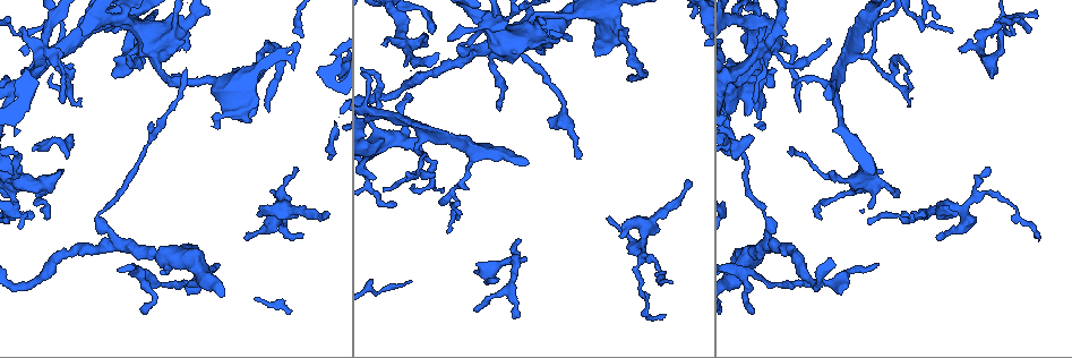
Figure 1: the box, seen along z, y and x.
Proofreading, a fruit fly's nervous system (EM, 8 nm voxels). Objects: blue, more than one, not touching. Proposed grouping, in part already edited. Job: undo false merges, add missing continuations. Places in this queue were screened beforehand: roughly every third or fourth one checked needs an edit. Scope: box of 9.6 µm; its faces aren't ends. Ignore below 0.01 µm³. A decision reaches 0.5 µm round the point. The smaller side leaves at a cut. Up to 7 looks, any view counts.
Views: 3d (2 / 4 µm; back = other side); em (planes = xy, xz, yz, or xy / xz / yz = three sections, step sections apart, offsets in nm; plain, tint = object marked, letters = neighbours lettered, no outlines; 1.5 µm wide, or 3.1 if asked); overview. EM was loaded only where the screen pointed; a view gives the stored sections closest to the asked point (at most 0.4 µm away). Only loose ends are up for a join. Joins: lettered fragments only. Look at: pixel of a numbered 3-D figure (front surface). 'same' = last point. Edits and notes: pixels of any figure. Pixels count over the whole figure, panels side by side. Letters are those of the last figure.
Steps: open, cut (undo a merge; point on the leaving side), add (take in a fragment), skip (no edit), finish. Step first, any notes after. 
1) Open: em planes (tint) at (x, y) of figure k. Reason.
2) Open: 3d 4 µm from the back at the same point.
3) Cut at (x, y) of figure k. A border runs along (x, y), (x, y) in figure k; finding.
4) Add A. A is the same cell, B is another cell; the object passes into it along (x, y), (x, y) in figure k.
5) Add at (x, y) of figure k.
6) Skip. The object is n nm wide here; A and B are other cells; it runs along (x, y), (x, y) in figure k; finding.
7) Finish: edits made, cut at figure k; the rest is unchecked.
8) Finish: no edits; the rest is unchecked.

Open: 3d 2 µm at (579, 159) of figure 1. Branch stops here.

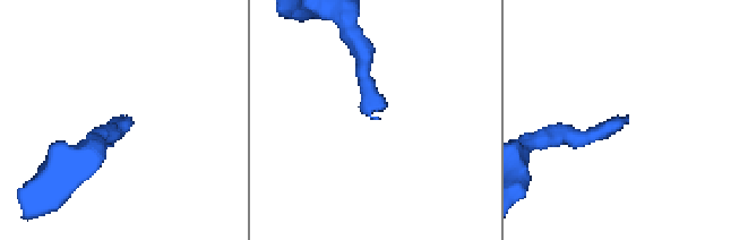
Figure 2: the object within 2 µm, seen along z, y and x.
Open: em xz step 8 (letters) at (126, 120) of figure 2. Need the tissue.

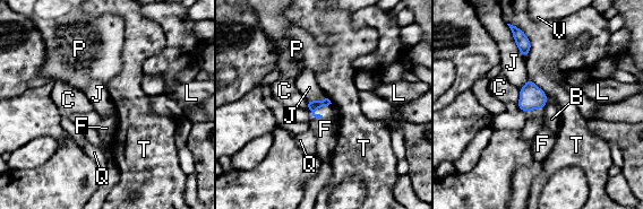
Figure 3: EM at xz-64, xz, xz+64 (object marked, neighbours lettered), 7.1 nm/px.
Add F. The longest contact is with J, 220 nm; F is the same cell, B, C, J, L, P, Q, T and V are other cells; the object passes into it along (311, 105), (319, 118), (325, 129) in figure 3; the neuron continues.

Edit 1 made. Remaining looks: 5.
Open: overview.

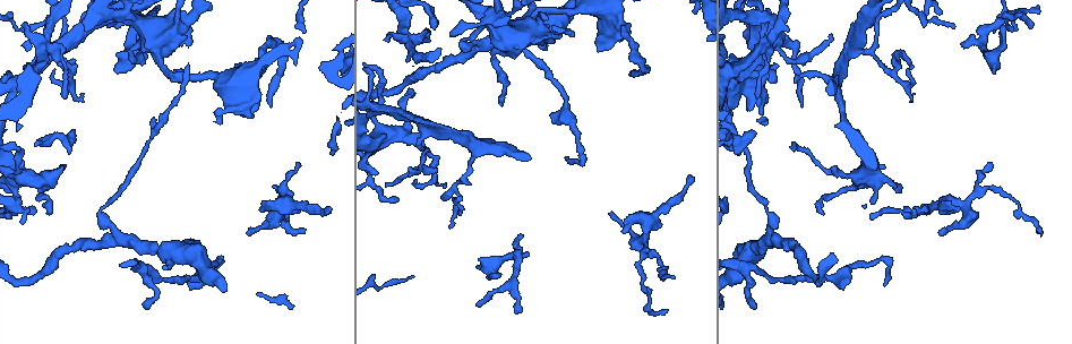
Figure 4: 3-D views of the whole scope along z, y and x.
Open: em xz step 4 (letters) at (331, 207) of figure 4. Tapers out.

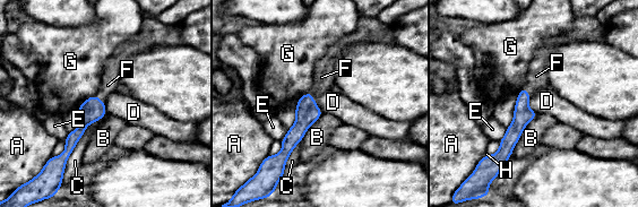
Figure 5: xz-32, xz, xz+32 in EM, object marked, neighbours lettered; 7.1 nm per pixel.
Add F. F is the same cell, A, B, C, D, E, G and H are other cells; the object passes into it along (523, 114), (528, 93), (536, 79) in figure 5; it goes on there.

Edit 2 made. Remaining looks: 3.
Open: overview. Redraw.

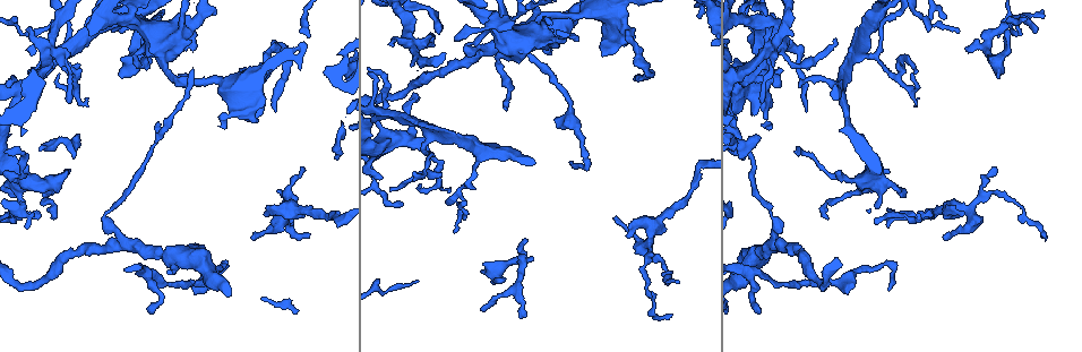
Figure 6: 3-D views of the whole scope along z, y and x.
Open: 3d 4 µm at (917, 98) of figure 6. An open end.

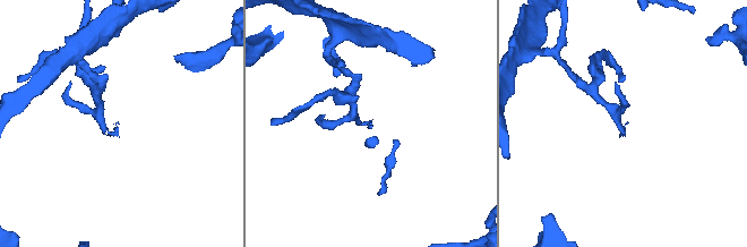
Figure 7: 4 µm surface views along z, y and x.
Open: em planes (letters) at (116, 122) of figure 7. Shape alone is not enough.

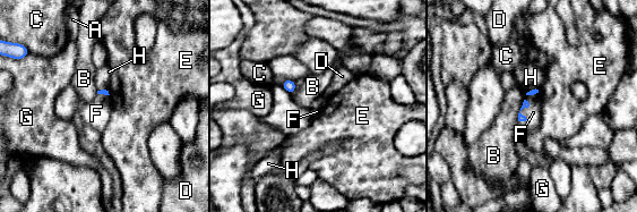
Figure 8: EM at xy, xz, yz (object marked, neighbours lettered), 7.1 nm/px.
Add F. F is the same cell, A, B, C, D, E, G and H are other cells; the neuron continues.

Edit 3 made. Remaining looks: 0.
Finish: edits made, add at figure 3, add at figure 5, add at figure 8; the rest is unchecked.

